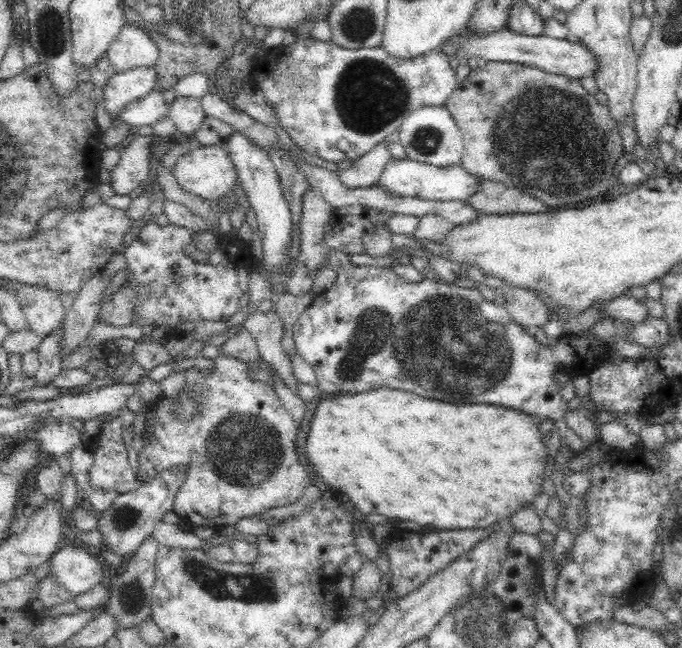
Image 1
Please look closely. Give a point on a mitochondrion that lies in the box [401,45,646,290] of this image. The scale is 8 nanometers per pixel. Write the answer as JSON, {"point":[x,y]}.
{"point":[555,120]}

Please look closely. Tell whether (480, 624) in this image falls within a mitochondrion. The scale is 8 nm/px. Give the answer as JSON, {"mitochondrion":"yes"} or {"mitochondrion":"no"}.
{"mitochondrion":"yes"}

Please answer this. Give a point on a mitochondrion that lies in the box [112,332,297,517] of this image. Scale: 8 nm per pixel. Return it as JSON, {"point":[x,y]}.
{"point":[245,450]}

